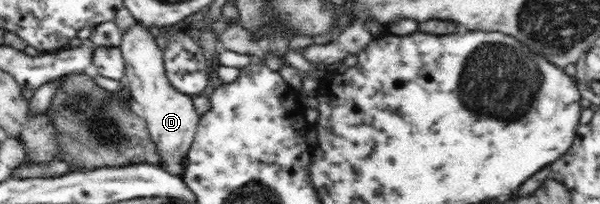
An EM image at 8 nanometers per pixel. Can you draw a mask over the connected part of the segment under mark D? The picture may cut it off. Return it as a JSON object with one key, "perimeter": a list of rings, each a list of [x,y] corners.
{"perimeter":[[[135,24],[123,34],[120,45],[126,62],[126,87],[132,95],[133,109],[146,122],[148,135],[160,154],[160,167],[173,176],[183,178],[183,158],[194,142],[200,115],[193,107],[192,97],[177,92],[167,79],[163,53],[149,28]]]}

